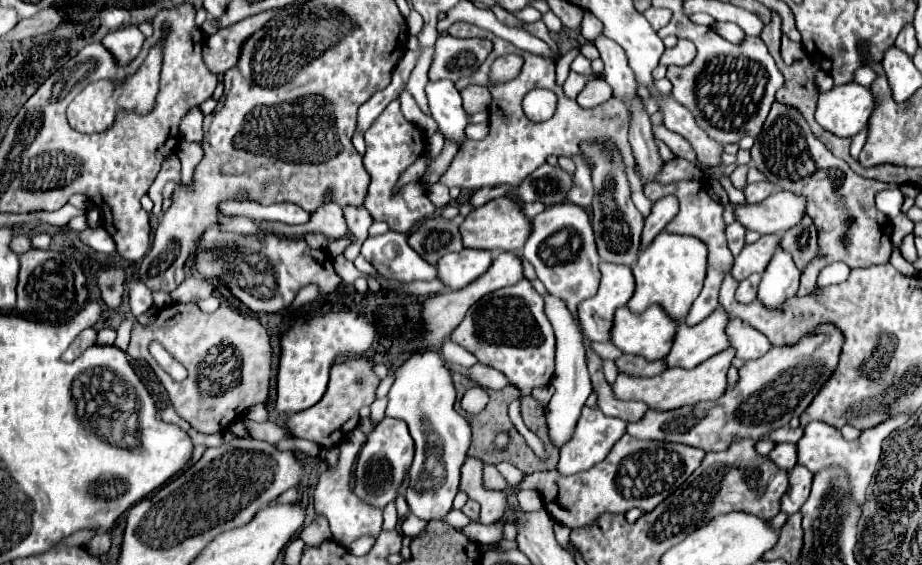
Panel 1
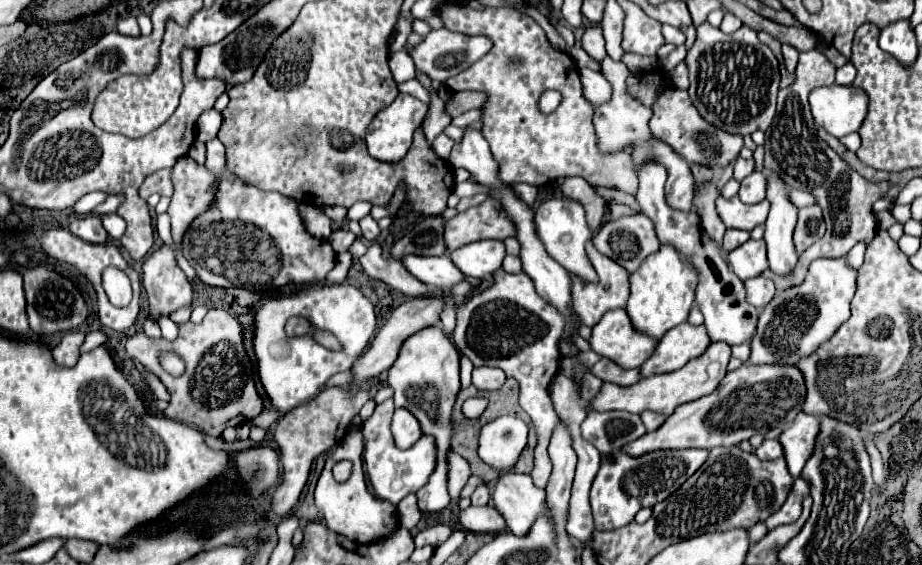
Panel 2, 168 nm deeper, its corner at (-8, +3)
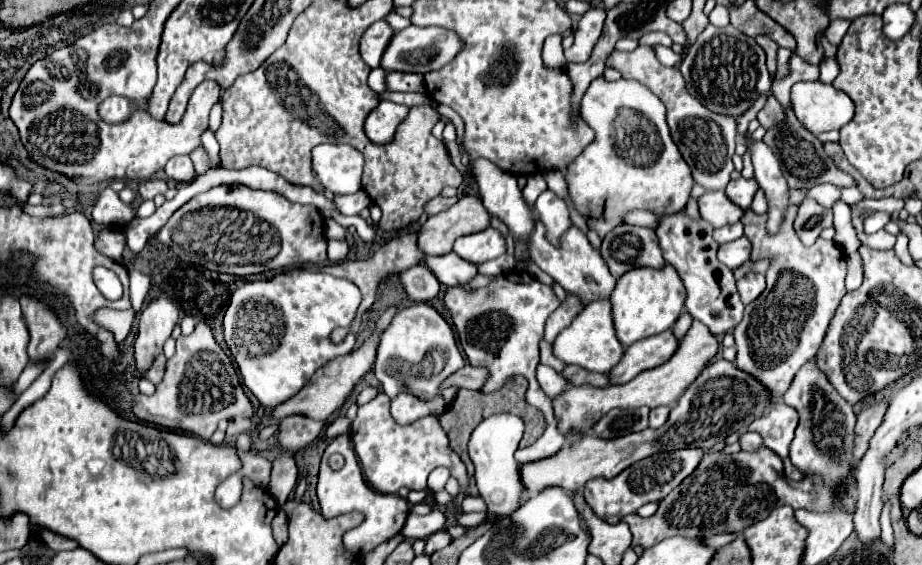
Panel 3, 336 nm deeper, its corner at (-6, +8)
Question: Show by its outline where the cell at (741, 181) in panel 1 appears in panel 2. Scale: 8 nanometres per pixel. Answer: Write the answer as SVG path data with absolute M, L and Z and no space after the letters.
M737 157L733 177L735 177L737 181L741 181L743 177L747 177L747 175L753 171L753 165L755 165L755 161L753 161L753 159L743 159L743 157Z

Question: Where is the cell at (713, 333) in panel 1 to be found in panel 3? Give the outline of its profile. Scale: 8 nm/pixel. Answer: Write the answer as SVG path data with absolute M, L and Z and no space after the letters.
M669 328L659 336L651 336L647 340L631 344L631 348L625 350L621 362L609 372L611 384L625 384L633 380L639 372L665 364L679 348L679 342L681 340Z

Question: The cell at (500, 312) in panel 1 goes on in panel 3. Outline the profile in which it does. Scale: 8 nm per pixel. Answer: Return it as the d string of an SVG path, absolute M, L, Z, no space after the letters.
M511 270L507 274L499 274L489 286L481 290L467 290L459 286L447 288L445 304L451 312L451 320L455 320L455 330L469 364L485 366L491 372L487 384L483 386L483 392L499 390L509 379L515 377L515 374L521 374L529 380L525 400L545 414L545 434L535 444L515 452L519 464L529 464L531 460L545 460L555 456L555 452L565 446L565 436L559 432L551 400L543 394L535 376L535 368L539 364L539 342L543 340L545 322L551 312L555 312L555 308L559 308L561 304L555 292L549 286L541 284L533 274Z

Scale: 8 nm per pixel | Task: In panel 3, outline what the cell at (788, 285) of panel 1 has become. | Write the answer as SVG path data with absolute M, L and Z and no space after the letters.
M755 142L749 146L753 154L753 166L755 166L755 180L759 182L761 190L765 192L769 210L767 210L767 232L779 232L779 226L783 224L783 216L789 202L789 184L783 180L779 160L771 152L771 148L765 142Z

